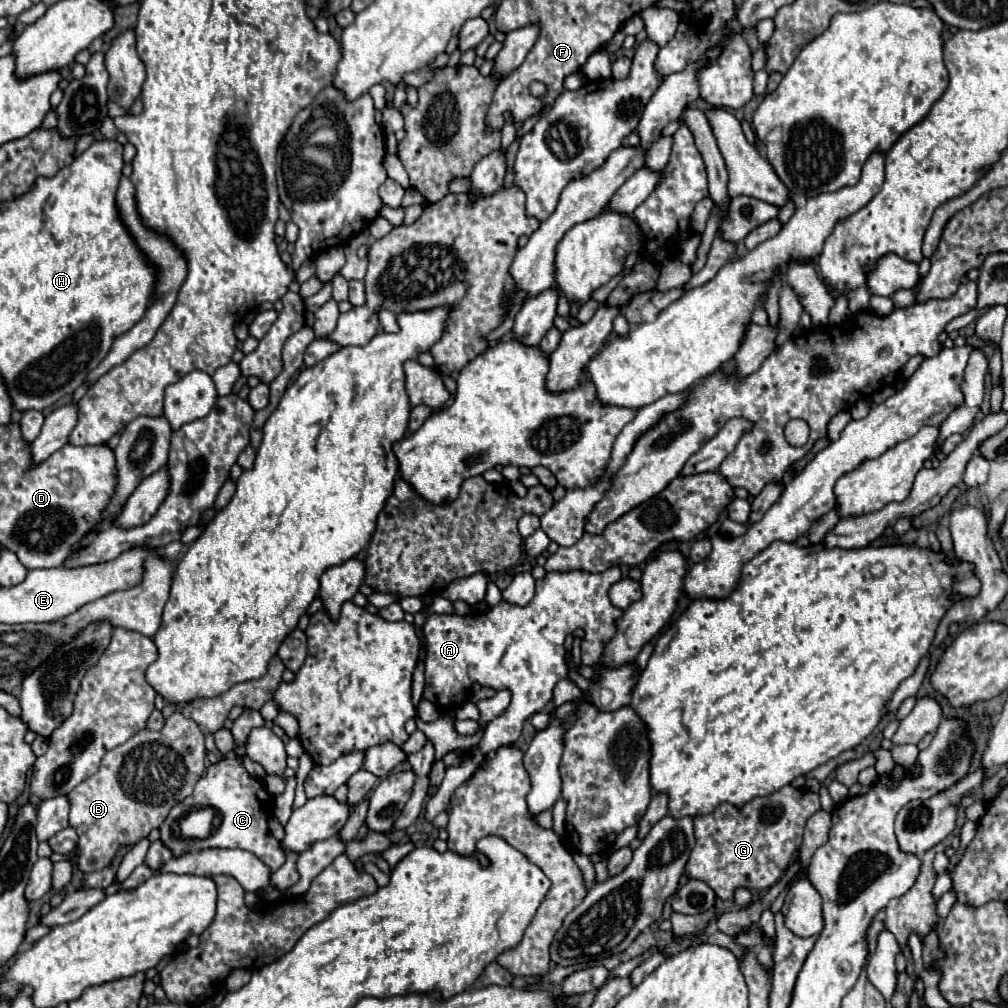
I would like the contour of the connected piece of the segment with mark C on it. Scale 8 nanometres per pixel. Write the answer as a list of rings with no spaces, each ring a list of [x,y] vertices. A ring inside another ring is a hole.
[[[233,758],[221,760],[219,764],[211,764],[207,768],[205,776],[197,782],[195,792],[171,810],[171,814],[159,828],[159,832],[161,832],[159,840],[173,852],[173,856],[181,856],[185,852],[205,850],[205,848],[241,848],[241,850],[255,854],[259,860],[263,860],[271,868],[271,872],[275,872],[277,868],[281,868],[285,864],[285,852],[279,848],[279,842],[271,836],[269,826],[267,826],[267,820],[269,820],[267,814],[271,812],[271,802],[273,800],[267,794],[265,786],[259,780],[251,778],[237,760],[233,760]],[[191,808],[215,808],[221,816],[221,824],[205,840],[193,840],[193,838],[175,840],[173,838],[175,822],[183,814],[187,814]]]

